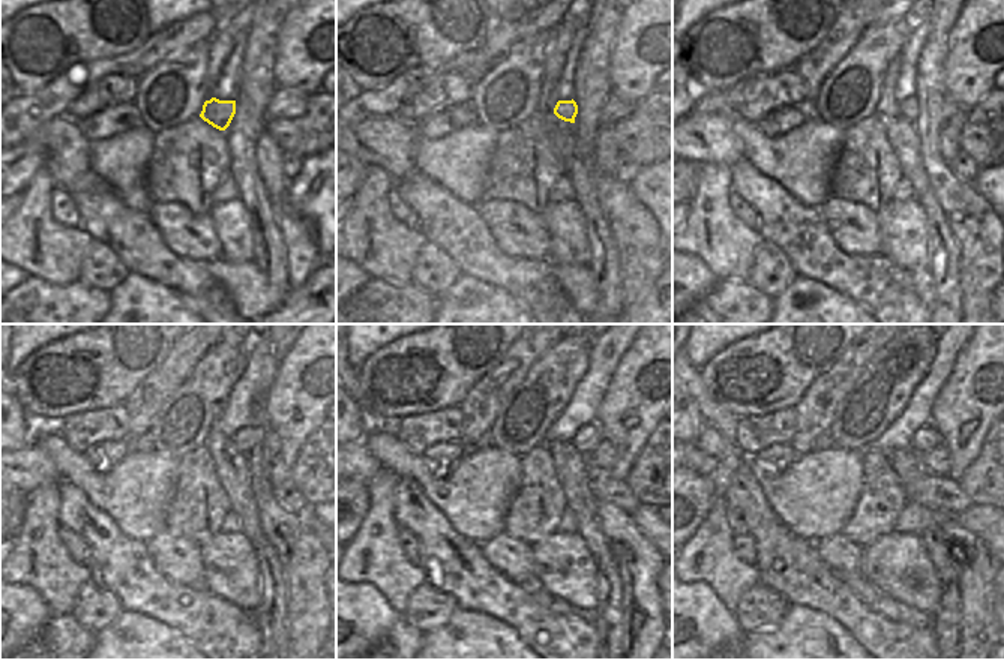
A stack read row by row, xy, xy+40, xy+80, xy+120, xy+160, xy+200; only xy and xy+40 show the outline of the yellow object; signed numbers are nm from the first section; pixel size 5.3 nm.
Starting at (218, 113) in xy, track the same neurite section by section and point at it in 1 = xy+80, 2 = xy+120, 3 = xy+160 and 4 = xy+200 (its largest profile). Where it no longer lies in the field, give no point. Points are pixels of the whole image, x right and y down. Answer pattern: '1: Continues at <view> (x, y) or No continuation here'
1: Continues at xy+80 (908, 108)
2: Continues at xy+120 (248, 437)
3: Continues at xy+160 (589, 437)
4: Continues at xy+200 (926, 438)

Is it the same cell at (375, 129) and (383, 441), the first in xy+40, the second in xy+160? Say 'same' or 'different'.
different

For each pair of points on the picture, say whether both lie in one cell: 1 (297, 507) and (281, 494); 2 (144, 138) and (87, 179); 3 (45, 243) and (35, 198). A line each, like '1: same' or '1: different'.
1: same
2: different
3: same

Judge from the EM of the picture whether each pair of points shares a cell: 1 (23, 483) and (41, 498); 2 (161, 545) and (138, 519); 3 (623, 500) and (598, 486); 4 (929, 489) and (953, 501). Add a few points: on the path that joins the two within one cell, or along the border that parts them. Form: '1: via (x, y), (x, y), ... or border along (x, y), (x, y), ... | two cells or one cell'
1: border along (57, 477), (39, 483), (26, 497) | two cells
2: border along (164, 528), (146, 542) | two cells
3: via (617, 494), (604, 488) | one cell
4: via (935, 492), (947, 500) | one cell

